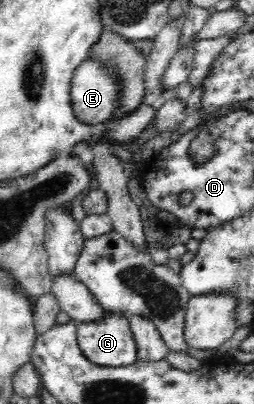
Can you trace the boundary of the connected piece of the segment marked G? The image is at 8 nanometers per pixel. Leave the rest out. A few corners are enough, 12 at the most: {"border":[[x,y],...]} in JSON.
{"border":[[111,313],[76,323],[87,360],[107,367],[136,361],[128,318]]}

